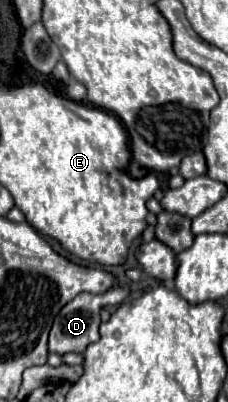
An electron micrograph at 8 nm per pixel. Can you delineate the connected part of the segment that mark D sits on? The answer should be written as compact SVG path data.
M119 286L119 288L113 288L105 294L89 294L89 292L83 292L83 294L77 294L71 302L67 302L67 306L63 306L63 310L59 310L59 314L55 316L53 320L53 326L51 326L51 332L49 332L49 352L55 352L59 356L67 354L67 352L77 352L81 354L91 342L97 342L99 340L99 310L105 306L105 304L111 304L111 302L123 302L127 296L129 296L129 286Z

